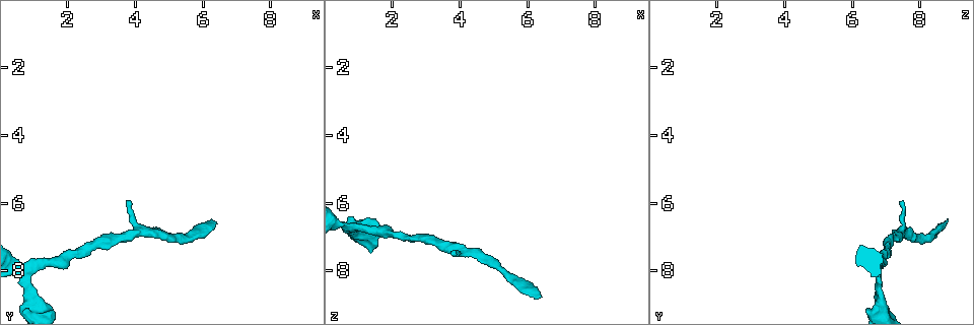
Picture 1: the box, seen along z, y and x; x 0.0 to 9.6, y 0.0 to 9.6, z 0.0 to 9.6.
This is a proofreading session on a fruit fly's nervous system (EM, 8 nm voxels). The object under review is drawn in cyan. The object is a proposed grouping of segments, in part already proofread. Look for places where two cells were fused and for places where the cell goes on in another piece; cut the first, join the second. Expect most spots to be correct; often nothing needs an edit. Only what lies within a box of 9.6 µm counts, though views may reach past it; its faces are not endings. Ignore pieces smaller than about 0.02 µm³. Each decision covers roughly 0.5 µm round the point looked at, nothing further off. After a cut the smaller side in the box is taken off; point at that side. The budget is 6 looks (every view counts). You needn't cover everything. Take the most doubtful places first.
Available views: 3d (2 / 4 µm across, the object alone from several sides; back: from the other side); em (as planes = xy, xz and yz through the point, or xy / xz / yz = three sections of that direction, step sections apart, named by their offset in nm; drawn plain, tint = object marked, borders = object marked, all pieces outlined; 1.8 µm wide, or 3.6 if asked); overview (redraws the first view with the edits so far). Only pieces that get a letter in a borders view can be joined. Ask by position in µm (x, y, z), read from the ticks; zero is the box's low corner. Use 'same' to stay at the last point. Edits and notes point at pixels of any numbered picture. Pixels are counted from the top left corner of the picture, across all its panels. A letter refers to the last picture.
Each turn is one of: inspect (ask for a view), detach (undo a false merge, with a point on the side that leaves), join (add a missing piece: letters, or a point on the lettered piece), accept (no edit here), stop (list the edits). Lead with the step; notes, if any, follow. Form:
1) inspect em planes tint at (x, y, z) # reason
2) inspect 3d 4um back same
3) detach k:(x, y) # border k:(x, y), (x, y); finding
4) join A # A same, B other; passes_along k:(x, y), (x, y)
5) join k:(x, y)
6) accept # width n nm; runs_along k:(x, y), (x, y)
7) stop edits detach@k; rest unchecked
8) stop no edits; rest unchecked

inspect em xy step 8 tint at (6.45, 6.55, 8.70) # branch stops here

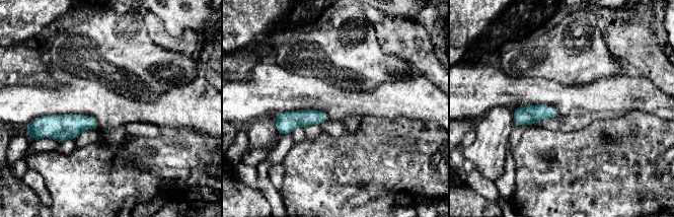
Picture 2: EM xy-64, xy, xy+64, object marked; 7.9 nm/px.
inspect em planes borders same # cut it another way

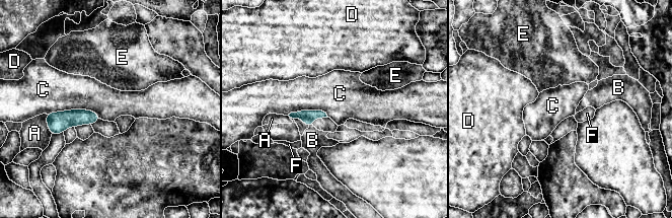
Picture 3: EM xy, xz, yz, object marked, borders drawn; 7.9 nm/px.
join B # A other, B same, C other, D other, E other, F other; the cell continues

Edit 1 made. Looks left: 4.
inspect overview

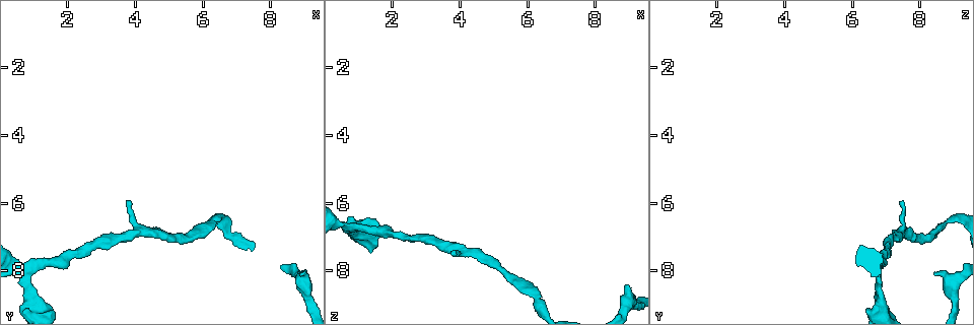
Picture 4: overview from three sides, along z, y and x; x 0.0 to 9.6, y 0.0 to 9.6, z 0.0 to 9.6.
inspect 3d 2um at (3.75, 6.00, 7.50) # an open end

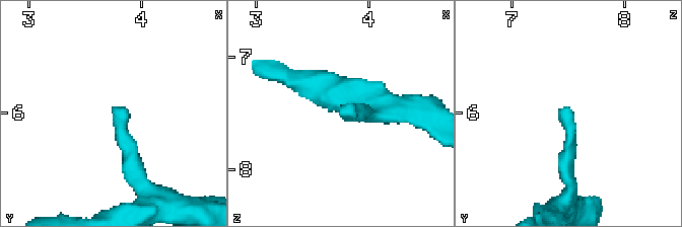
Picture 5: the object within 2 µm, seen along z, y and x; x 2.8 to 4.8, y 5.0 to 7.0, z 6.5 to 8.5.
inspect em planes plain at (3.78, 5.94, 7.46)

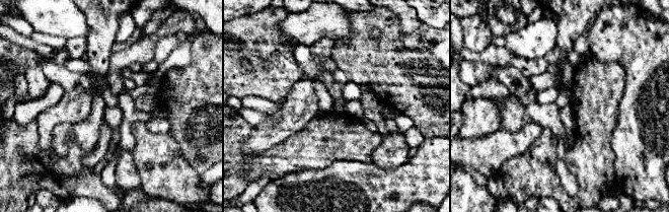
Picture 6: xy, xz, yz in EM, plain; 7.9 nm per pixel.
inspect em planes borders same

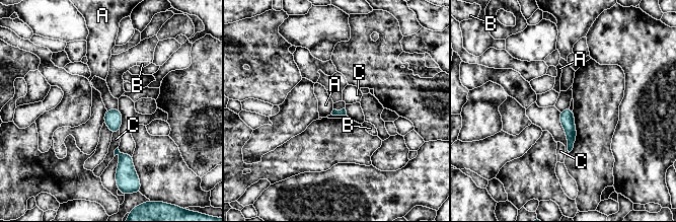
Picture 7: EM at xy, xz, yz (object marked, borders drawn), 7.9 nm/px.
accept # A other, B other, C other; border 7:(106, 109), (103, 122); none of them fits

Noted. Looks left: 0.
stop edits join@3; rest unchecked

